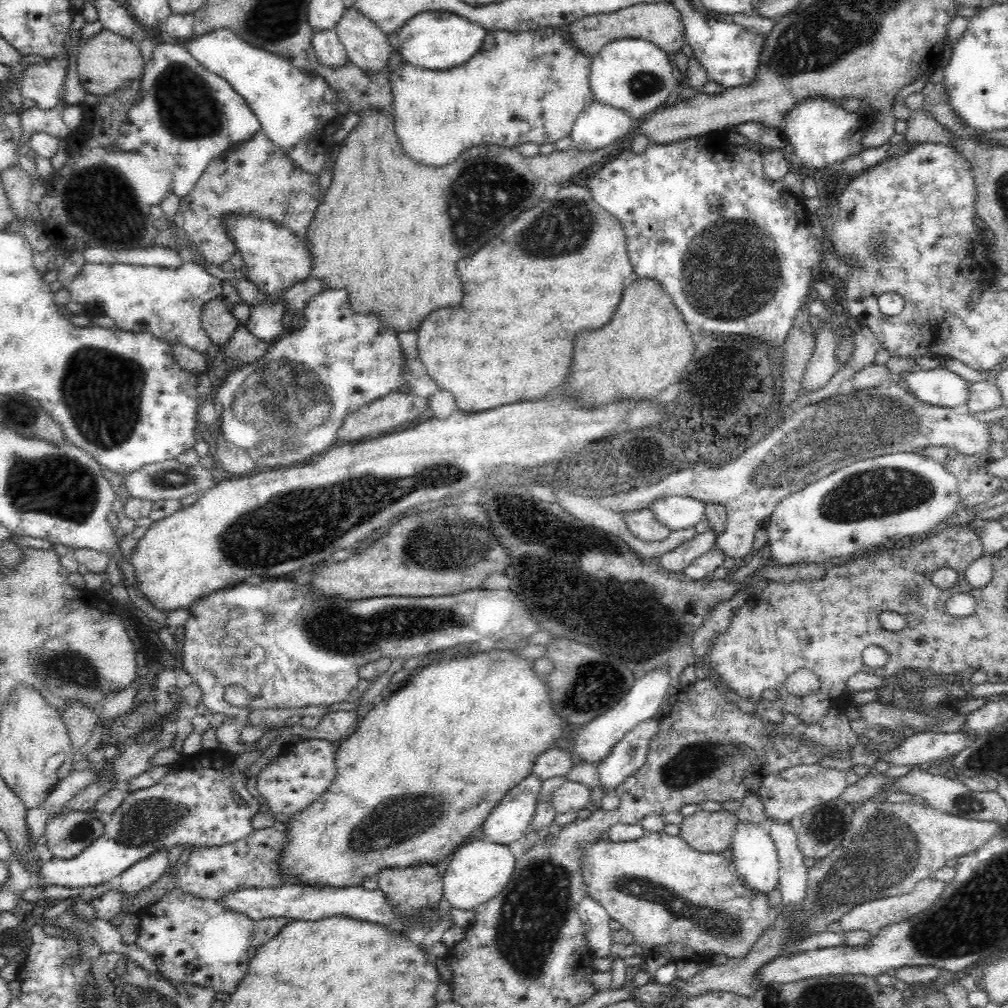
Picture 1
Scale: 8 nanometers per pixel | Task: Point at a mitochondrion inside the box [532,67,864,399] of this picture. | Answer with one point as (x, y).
(735, 261)

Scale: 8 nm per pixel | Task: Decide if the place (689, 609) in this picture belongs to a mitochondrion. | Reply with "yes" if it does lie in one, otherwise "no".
no

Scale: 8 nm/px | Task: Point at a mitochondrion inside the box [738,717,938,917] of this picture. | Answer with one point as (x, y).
(825, 825)

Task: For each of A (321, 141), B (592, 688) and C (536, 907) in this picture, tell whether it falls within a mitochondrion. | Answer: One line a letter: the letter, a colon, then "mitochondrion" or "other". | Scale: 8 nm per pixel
A: other
B: mitochondrion
C: mitochondrion

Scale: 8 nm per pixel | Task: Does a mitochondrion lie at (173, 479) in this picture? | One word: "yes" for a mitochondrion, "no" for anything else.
yes

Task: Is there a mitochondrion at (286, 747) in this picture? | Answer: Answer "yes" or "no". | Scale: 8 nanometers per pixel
no

